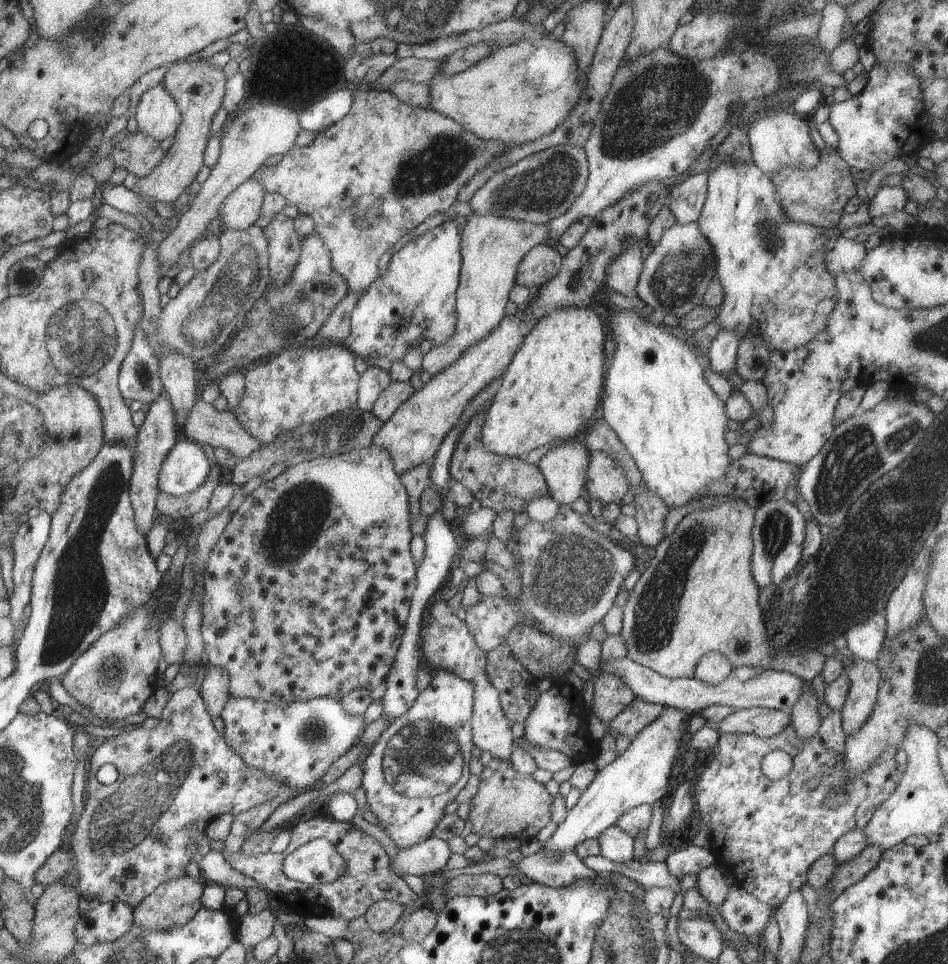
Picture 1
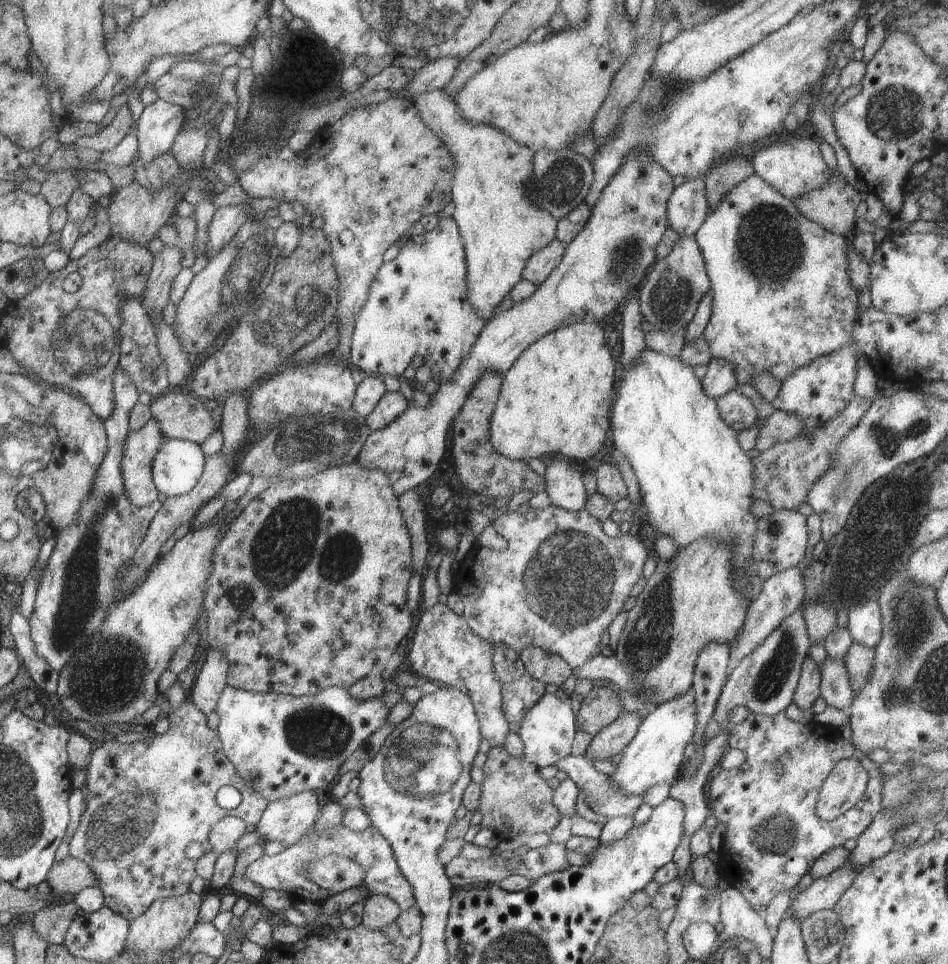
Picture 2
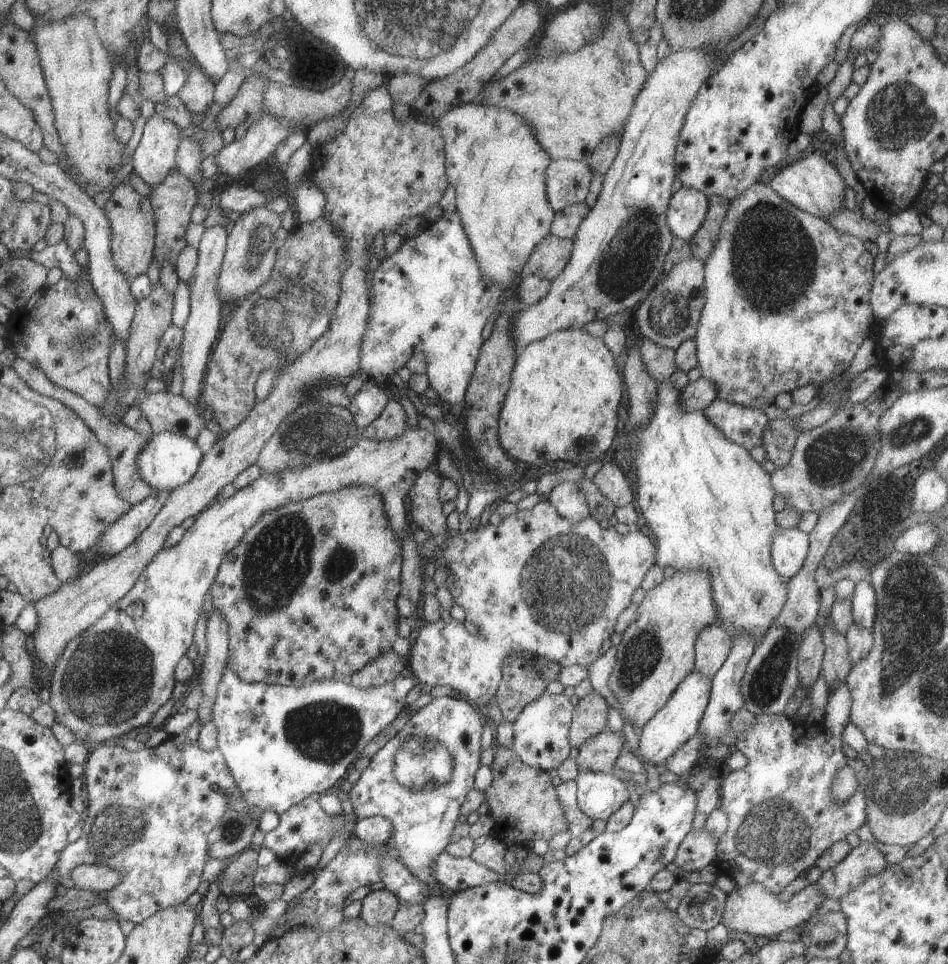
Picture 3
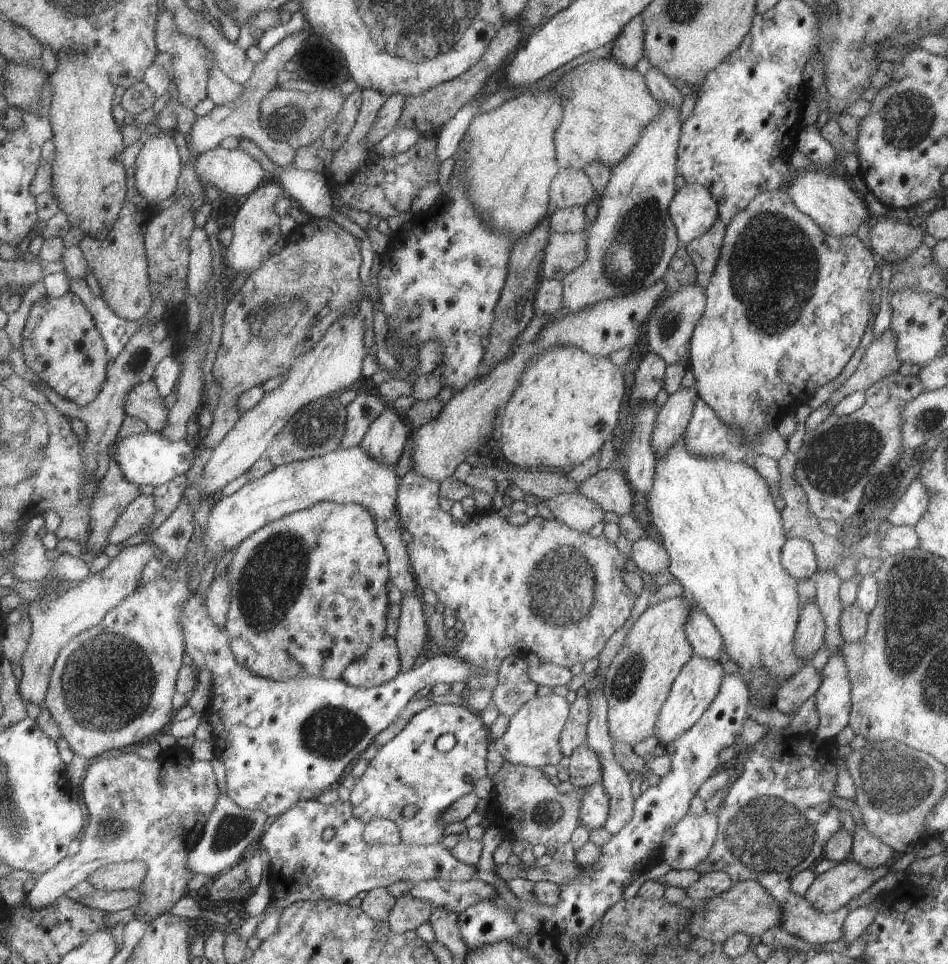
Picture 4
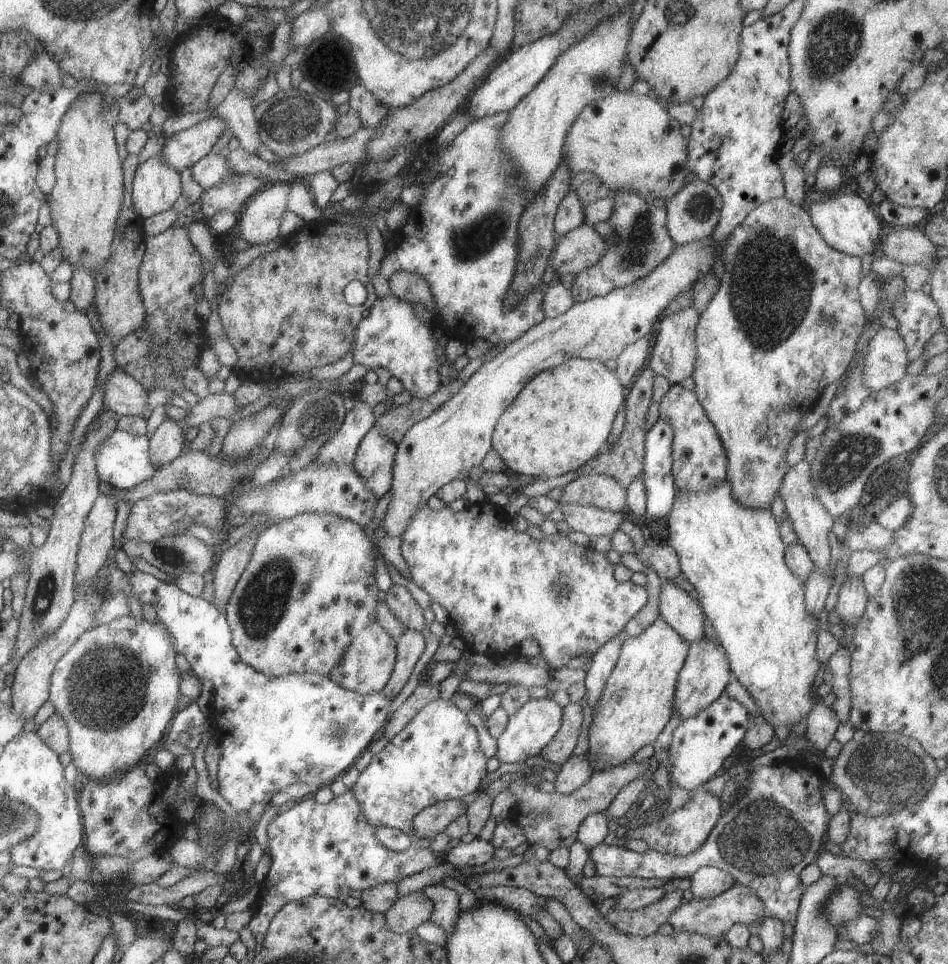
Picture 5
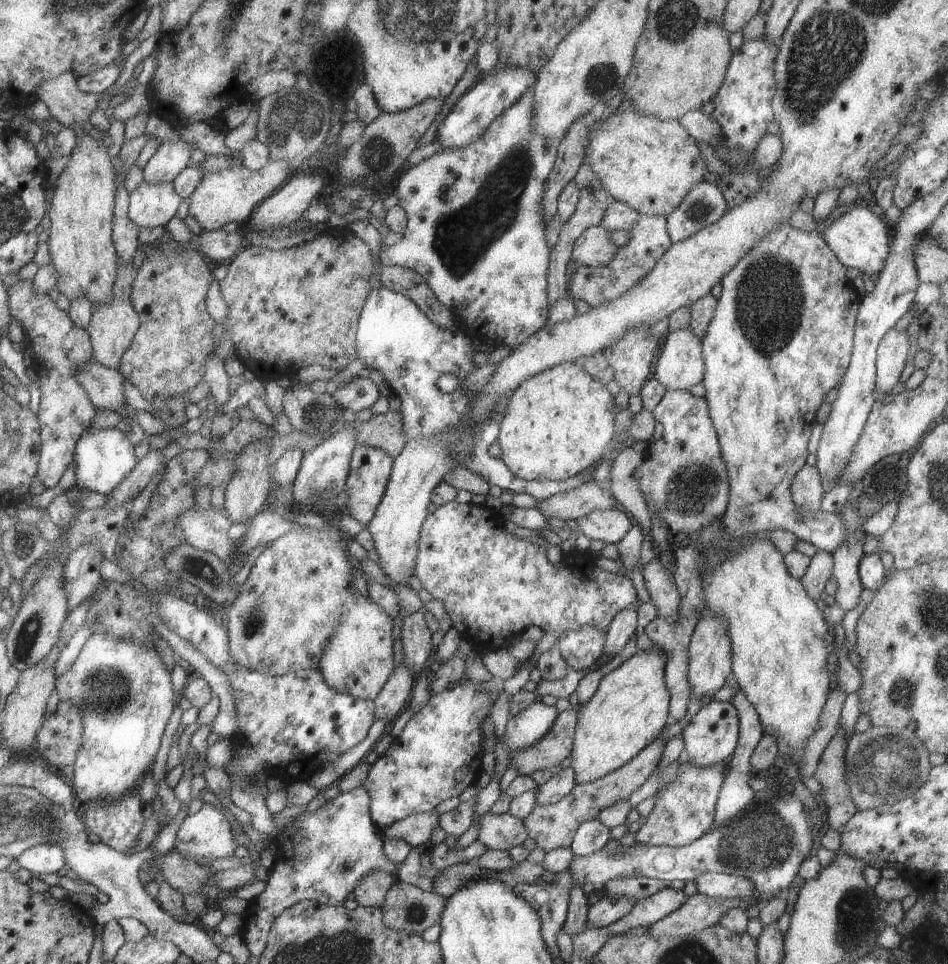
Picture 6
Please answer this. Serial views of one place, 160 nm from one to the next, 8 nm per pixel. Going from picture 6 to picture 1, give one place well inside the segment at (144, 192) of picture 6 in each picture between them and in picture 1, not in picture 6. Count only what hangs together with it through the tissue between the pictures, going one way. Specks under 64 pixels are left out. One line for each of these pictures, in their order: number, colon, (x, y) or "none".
1: (158, 115)
2: (160, 123)
3: (156, 156)
4: (157, 167)
5: (155, 188)

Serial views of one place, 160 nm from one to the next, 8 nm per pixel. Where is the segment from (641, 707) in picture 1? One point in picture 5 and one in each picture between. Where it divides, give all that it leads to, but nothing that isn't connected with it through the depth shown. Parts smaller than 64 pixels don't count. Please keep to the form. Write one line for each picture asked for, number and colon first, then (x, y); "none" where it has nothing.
2: (611, 740)
3: (599, 754)
4: (585, 769)
5: (576, 770)

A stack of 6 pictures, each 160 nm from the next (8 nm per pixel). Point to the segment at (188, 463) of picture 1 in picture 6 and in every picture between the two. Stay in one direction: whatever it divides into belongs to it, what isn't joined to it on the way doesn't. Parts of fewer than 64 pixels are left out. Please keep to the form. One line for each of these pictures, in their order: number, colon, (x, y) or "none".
2: (177, 465)
3: (168, 461)
4: (149, 458)
5: (122, 460)
6: (104, 457)

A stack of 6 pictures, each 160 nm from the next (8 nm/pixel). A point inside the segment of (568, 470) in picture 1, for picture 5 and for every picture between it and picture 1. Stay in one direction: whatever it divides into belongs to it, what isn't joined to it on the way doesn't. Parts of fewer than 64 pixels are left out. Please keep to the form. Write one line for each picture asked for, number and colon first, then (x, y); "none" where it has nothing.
2: (564, 486)
3: (570, 503)
4: (573, 509)
5: (592, 521)

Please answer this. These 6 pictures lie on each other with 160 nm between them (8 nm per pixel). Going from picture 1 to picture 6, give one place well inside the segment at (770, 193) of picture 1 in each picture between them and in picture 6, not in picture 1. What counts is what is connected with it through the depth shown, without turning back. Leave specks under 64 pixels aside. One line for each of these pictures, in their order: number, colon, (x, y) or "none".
2: (782, 293)
3: (787, 296)
4: (787, 305)
5: (783, 325)
6: (782, 335)

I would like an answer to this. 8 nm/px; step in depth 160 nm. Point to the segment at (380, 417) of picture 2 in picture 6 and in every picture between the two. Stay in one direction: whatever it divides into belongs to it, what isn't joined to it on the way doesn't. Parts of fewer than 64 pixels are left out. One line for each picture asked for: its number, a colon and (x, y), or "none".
3: (392, 421)
4: (385, 438)
5: (375, 456)
6: (369, 474)

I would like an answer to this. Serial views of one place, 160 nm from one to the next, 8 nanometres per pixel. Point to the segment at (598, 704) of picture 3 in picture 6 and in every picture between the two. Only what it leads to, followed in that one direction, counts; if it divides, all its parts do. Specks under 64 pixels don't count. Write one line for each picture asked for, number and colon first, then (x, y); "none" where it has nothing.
4: (574, 733)
5: (559, 749)
6: (549, 752)

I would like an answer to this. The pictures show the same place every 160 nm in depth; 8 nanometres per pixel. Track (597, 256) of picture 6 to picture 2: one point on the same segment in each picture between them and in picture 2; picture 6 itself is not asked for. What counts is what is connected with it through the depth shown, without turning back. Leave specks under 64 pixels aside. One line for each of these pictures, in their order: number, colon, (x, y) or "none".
2: (544, 261)
3: (549, 258)
4: (564, 252)
5: (583, 247)

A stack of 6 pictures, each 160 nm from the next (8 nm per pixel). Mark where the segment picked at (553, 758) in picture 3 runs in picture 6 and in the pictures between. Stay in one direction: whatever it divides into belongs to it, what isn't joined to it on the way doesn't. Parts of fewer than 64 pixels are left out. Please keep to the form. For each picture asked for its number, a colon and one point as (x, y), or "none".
4: (532, 737)
5: (532, 726)
6: (524, 729)

